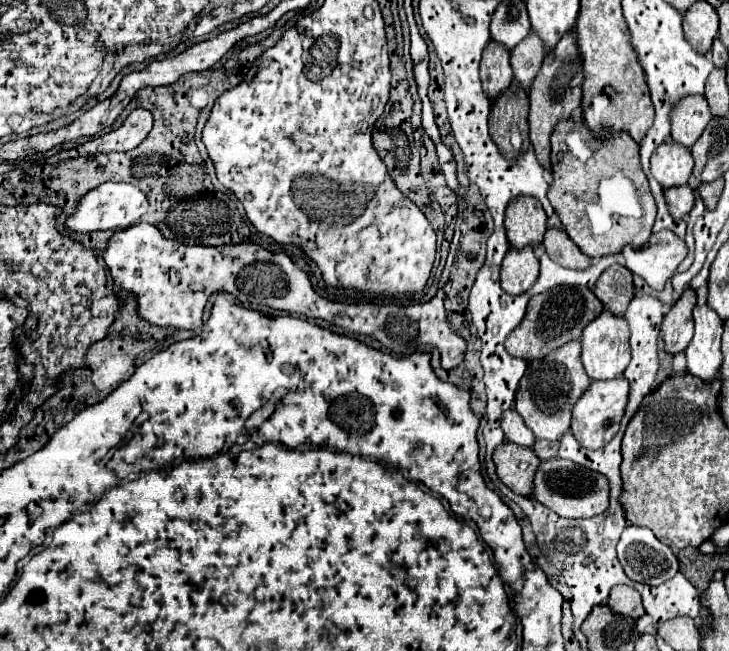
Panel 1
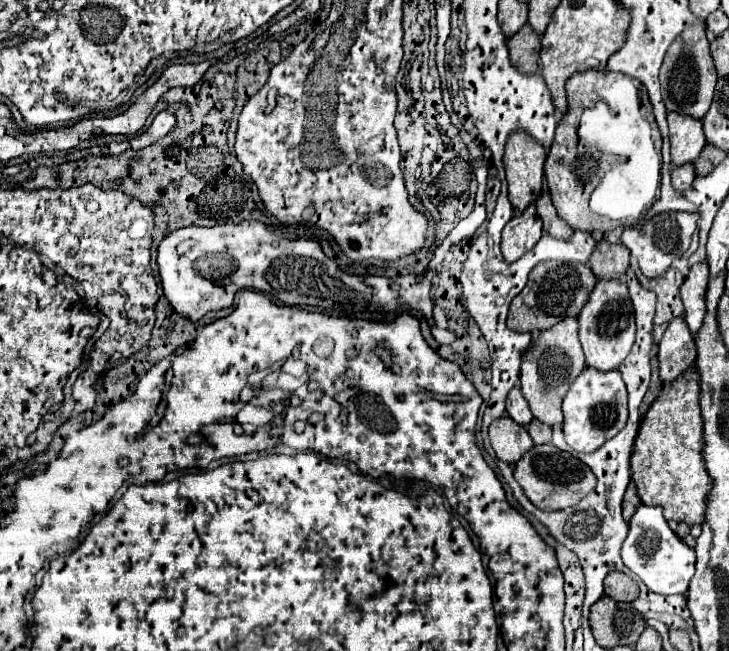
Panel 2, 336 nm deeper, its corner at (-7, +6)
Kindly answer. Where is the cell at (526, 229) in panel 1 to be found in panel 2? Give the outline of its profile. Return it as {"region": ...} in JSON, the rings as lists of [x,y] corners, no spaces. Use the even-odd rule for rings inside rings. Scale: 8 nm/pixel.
{"region":[[[515,131],[507,139],[503,165],[509,183],[509,201],[517,211],[537,201],[545,157],[543,145],[525,131]]]}

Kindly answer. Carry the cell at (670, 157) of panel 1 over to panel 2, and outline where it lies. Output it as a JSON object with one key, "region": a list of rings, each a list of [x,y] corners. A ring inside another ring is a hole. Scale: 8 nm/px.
{"region":[[[669,113],[669,133],[671,133],[671,161],[673,165],[693,163],[701,149],[707,145],[703,135],[703,125],[683,113]]]}

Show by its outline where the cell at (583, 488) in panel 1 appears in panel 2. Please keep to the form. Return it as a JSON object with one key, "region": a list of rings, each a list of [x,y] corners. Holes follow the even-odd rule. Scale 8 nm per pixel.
{"region":[[[551,443],[545,445],[533,445],[515,465],[513,469],[515,481],[521,485],[529,501],[543,509],[543,511],[557,511],[557,509],[567,509],[575,505],[579,499],[583,499],[591,489],[595,489],[597,479],[593,471],[577,457],[571,453],[565,453],[557,449]]]}

